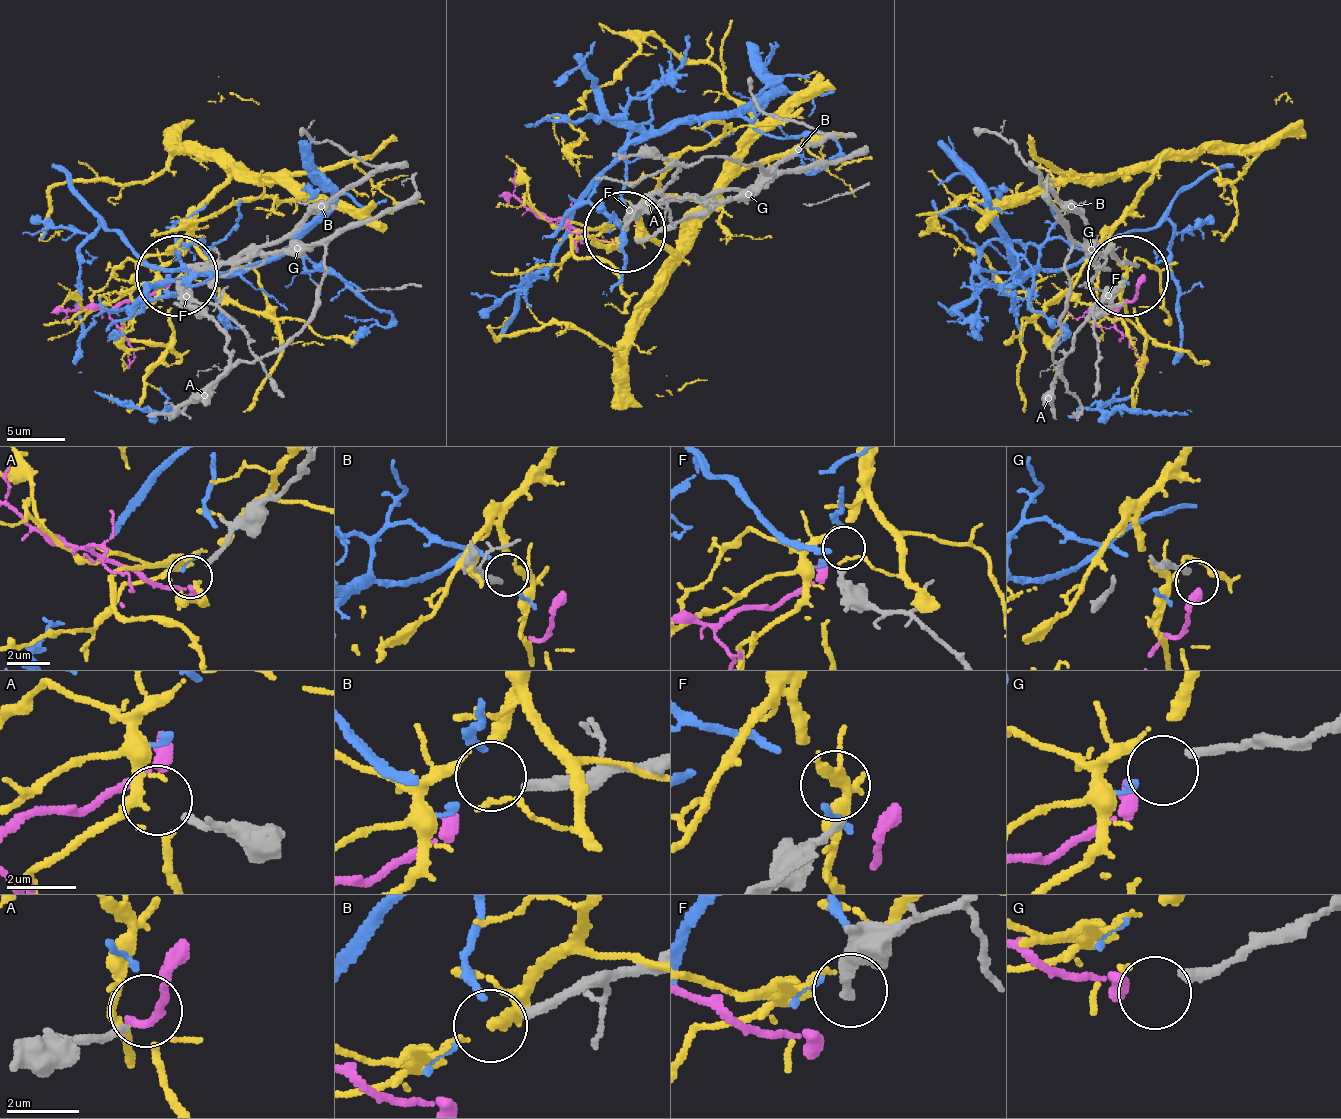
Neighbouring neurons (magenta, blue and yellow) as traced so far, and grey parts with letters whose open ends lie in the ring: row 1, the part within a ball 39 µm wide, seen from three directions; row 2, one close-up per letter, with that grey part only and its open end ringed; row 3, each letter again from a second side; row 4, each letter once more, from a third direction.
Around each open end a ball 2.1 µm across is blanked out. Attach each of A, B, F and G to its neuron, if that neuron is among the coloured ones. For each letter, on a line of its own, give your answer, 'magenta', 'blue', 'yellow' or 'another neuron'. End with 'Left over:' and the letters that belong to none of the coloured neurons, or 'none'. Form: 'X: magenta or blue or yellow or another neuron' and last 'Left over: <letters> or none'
A: another neuron
B: another neuron
F: blue
G: magenta
Left over: A, B

